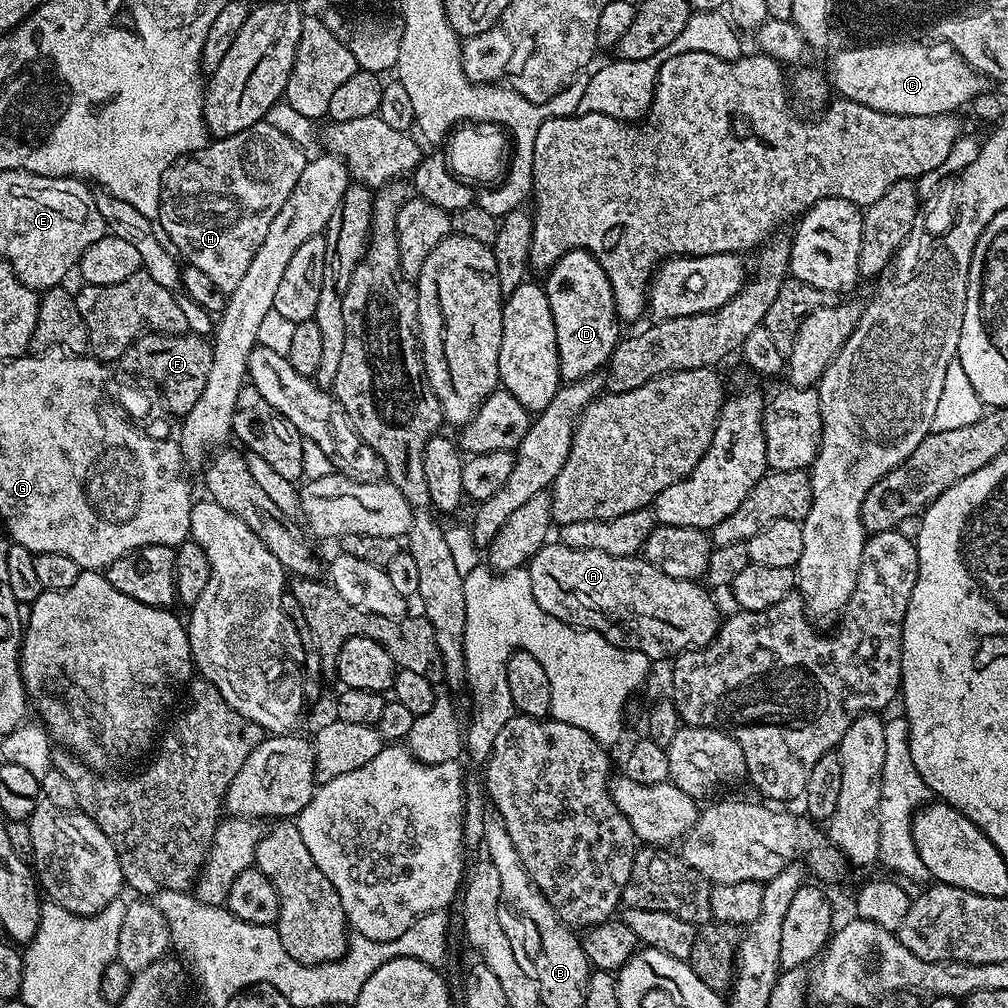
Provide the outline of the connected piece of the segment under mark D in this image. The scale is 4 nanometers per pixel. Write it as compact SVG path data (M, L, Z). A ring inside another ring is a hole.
M575 248L553 268L547 269L548 281L542 287L554 314L554 330L558 342L558 366L561 381L581 380L597 375L607 365L612 351L621 339L621 321L616 315L616 303L606 270L586 250Z

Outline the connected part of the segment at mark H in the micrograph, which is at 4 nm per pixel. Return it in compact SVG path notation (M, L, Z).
M266 122L221 140L213 139L197 152L178 157L166 170L160 187L159 231L185 261L188 259L191 267L205 272L218 290L230 293L246 275L254 254L258 254L258 246L262 246L266 230L270 230L270 222L274 222L274 214L282 210L282 202L290 198L290 190L294 190L298 178L302 178L305 163L304 151L282 134L282 130Z

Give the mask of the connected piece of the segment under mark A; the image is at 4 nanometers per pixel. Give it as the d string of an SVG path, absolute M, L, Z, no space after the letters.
M549 542L533 554L526 567L530 574L530 586L534 598L542 606L542 610L546 610L546 614L550 614L554 619L560 620L564 624L570 624L574 628L594 631L598 635L606 637L614 646L629 648L631 652L646 654L649 661L664 660L667 656L675 658L690 648L707 648L710 641L714 640L720 633L722 615L720 616L715 602L712 601L713 593L703 583L695 580L683 580L682 578L670 578L670 574L662 574L662 570L658 570L658 566L654 566L649 560L640 556L611 556L610 554L602 554L602 550L574 550L559 542Z

